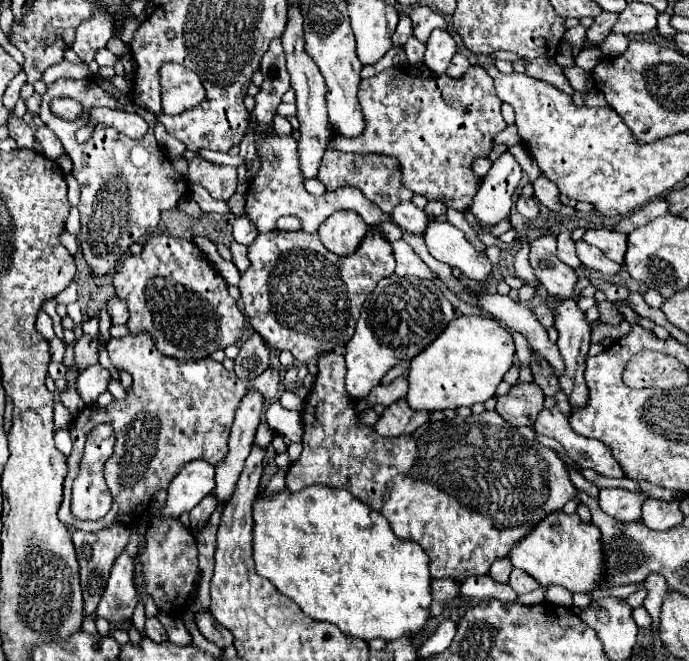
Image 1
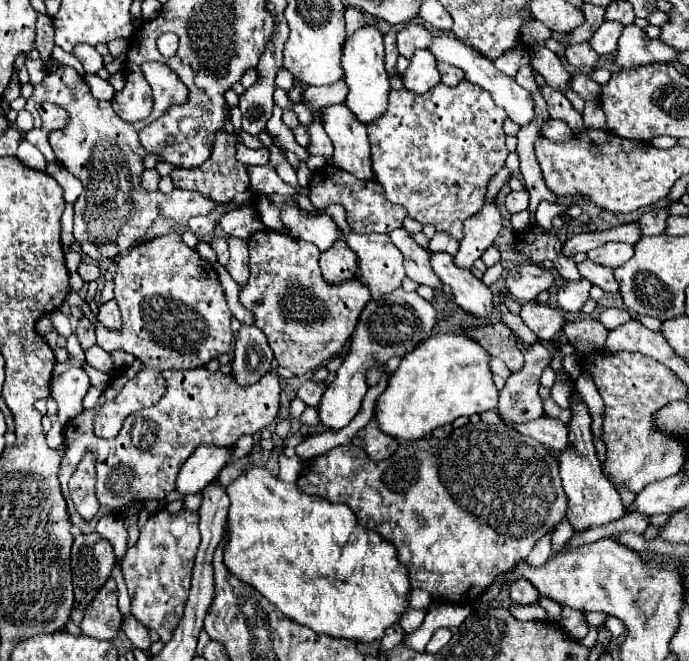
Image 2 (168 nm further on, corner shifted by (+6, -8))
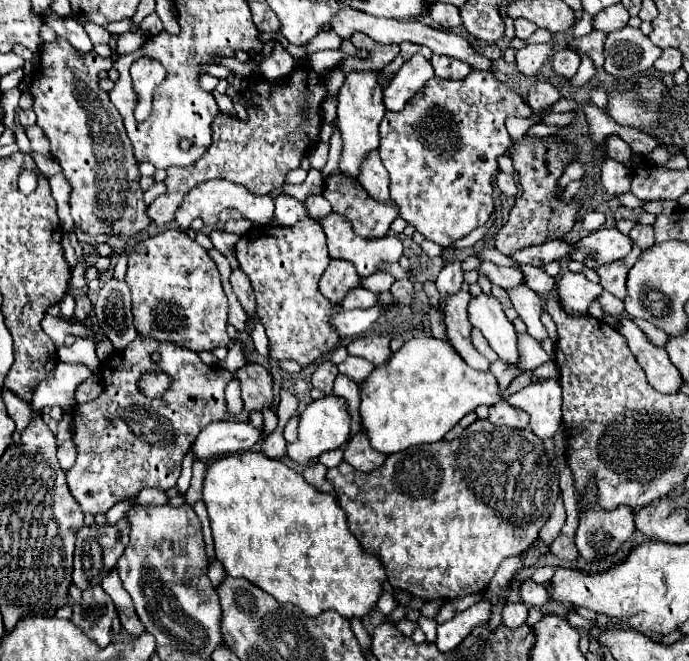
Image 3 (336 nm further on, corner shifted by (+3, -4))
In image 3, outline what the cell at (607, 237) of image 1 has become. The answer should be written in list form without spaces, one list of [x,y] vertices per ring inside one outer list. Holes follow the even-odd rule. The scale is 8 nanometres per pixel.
[[[601,228],[577,242],[577,252],[571,254],[571,260],[579,260],[587,268],[595,268],[599,264],[621,260],[629,252],[631,252],[629,236],[621,234],[617,228]]]

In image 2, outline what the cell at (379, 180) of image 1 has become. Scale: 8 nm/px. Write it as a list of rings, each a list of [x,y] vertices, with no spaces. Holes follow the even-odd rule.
[[[328,166],[322,172],[312,174],[310,200],[320,210],[324,210],[330,204],[342,204],[346,208],[346,220],[352,232],[358,232],[358,234],[372,234],[372,232],[390,234],[392,230],[400,228],[402,220],[406,218],[406,210],[402,210],[402,206],[390,204],[390,200],[384,196],[382,186],[376,180],[362,182],[352,174],[346,174],[344,170],[338,170],[334,166]]]

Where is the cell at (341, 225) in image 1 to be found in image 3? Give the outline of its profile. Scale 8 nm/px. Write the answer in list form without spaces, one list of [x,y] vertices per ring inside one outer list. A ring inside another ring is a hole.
[[[331,260],[331,264],[321,276],[319,288],[331,302],[341,302],[351,288],[359,286],[359,282],[361,278],[357,276],[355,266],[349,266],[349,262]]]

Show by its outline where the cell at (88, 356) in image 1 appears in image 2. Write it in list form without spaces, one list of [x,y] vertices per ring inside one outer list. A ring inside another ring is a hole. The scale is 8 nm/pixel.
[[[86,316],[80,318],[78,328],[76,328],[74,334],[78,336],[78,340],[80,340],[80,344],[82,344],[82,350],[88,350],[88,348],[96,342],[96,336],[94,336],[94,324],[92,324]]]

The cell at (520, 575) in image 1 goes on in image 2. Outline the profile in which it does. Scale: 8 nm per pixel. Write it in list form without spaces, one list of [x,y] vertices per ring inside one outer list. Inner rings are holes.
[[[518,578],[510,584],[510,598],[516,604],[534,604],[534,602],[538,602],[540,594],[526,578]]]

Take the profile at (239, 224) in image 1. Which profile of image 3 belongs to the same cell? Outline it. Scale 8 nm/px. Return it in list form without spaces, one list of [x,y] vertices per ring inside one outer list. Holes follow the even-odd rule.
[[[233,270],[231,272],[231,284],[233,284],[233,292],[237,294],[241,306],[245,308],[247,312],[247,332],[253,330],[251,322],[253,318],[257,316],[255,314],[255,296],[253,296],[253,288],[251,288],[251,282],[249,282],[249,276],[243,272],[243,270]]]

